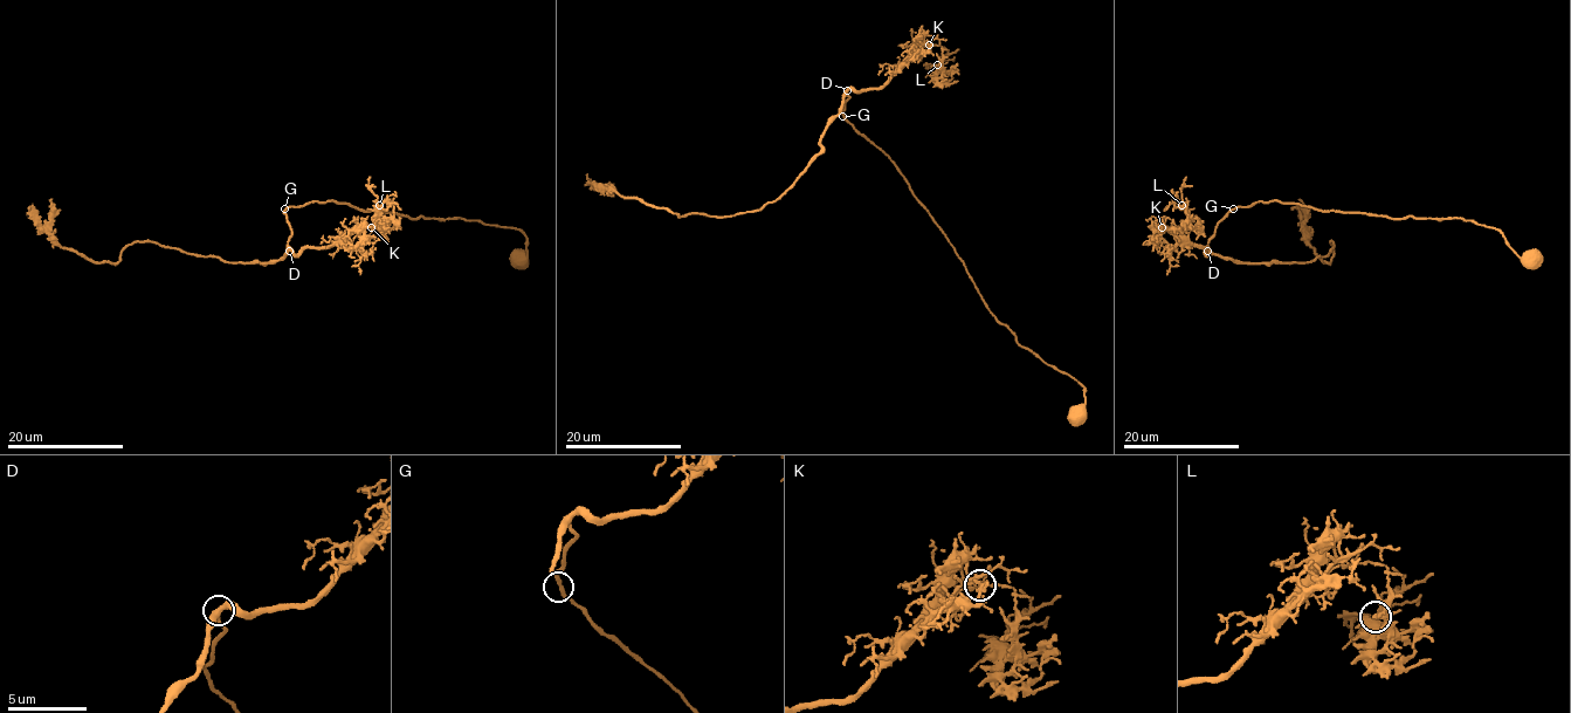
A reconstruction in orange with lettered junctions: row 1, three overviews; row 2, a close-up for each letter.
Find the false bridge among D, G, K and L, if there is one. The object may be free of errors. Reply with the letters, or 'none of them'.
K

